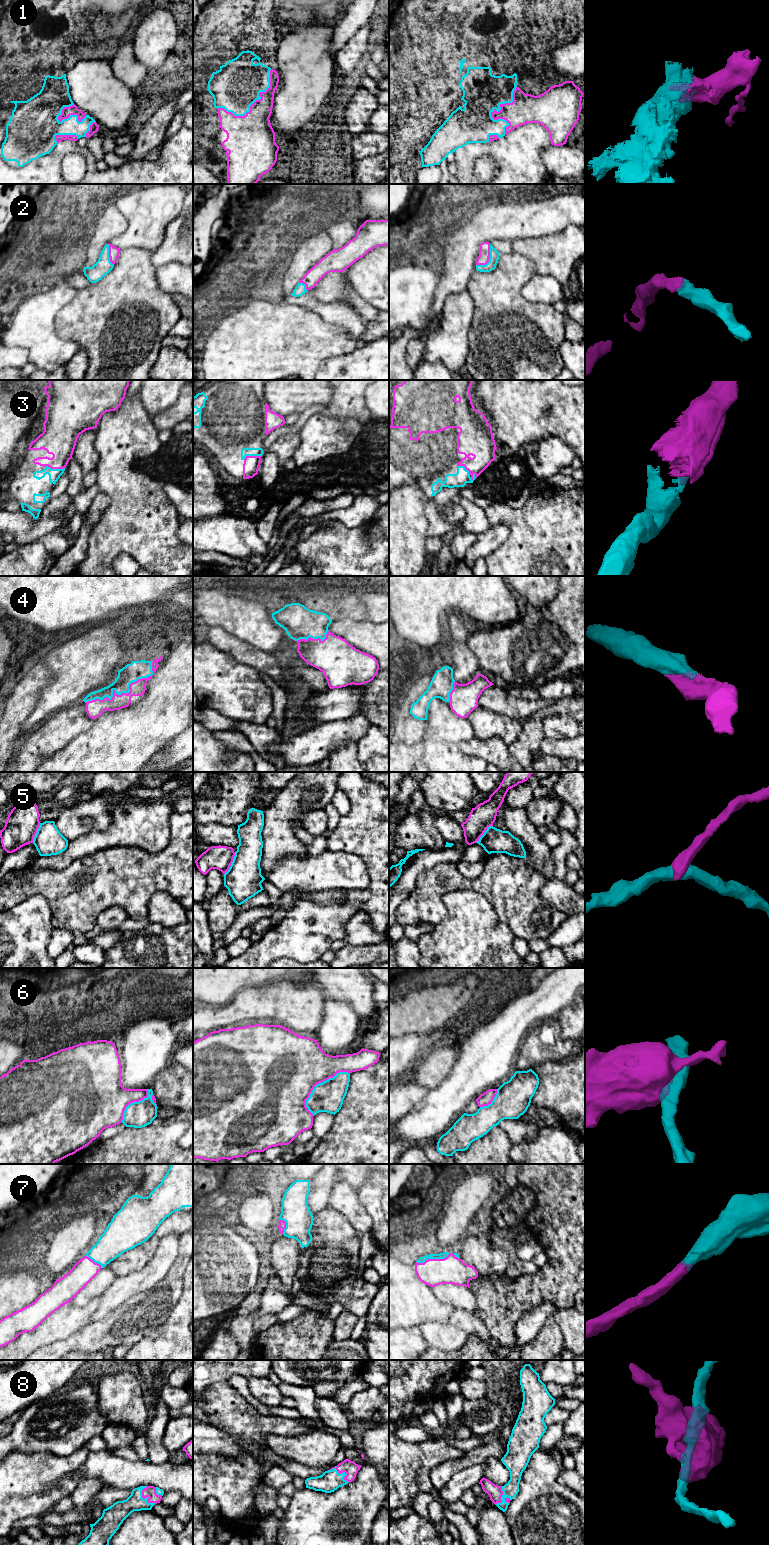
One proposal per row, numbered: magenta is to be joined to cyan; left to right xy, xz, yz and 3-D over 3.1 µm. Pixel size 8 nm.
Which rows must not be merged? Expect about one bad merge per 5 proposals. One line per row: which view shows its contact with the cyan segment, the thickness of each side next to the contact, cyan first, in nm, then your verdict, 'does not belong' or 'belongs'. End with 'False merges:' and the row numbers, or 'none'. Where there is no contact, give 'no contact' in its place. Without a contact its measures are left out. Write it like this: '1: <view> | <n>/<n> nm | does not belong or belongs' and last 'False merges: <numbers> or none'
1: xz | 380/320 nm | belongs
2: yz | 80/100 nm | belongs
3: xy | 100/280 nm | belongs
4: xy | 150/120 nm | belongs
5: xz | 300/190 nm | does not belong
6: xz | 240/480 nm | does not belong
7: yz | 50/220 nm | belongs
8: xy | 160/100 nm | belongs
False merges: 5, 6

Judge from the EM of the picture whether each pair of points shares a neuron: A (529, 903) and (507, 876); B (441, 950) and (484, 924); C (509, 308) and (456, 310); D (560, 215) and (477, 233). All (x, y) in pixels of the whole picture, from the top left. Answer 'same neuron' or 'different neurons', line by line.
A: same neuron
B: same neuron
C: different neurons
D: same neuron

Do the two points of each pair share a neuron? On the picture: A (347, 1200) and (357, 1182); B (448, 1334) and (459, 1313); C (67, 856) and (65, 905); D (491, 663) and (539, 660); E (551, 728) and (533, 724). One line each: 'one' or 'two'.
A: two
B: two
C: two
D: one
E: two

